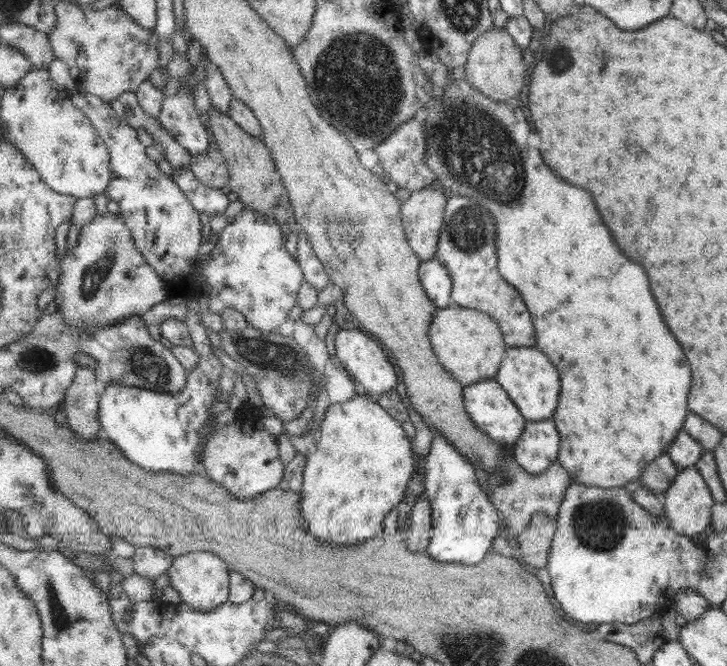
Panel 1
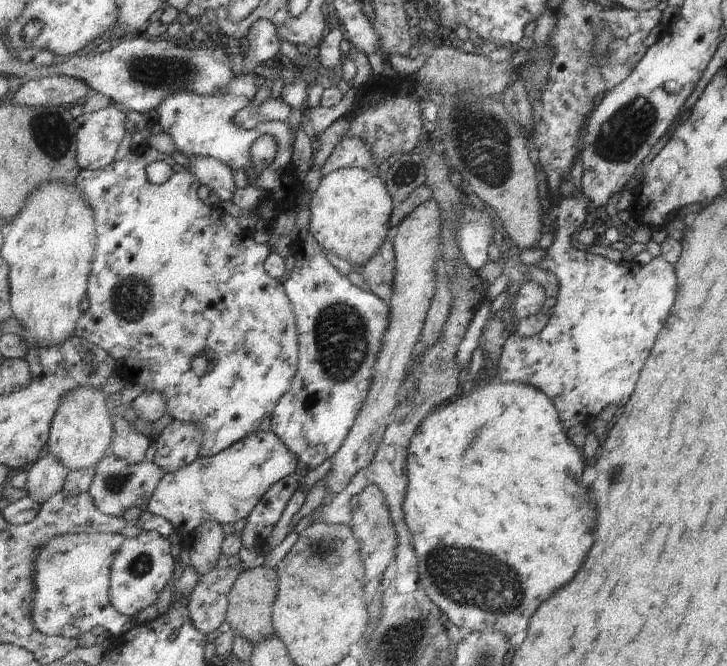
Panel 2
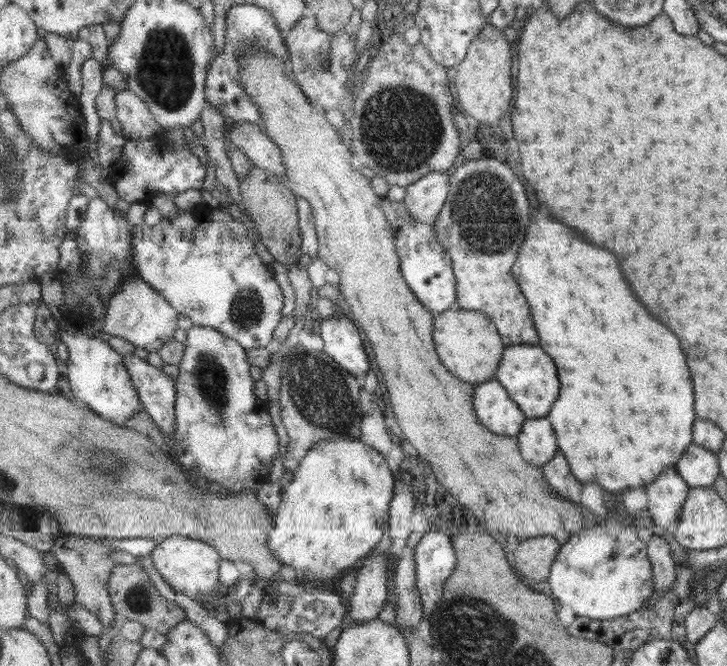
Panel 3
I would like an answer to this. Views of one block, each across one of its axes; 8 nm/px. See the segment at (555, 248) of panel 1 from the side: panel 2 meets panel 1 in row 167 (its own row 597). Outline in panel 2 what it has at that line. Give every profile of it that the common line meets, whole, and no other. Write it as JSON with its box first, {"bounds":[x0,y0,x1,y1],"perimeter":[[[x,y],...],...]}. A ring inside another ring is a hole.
{"bounds":[403,382,595,636],"perimeter":[[[491,382],[483,388],[479,387],[468,396],[456,397],[454,400],[435,410],[417,428],[416,435],[409,446],[407,463],[407,496],[403,504],[405,520],[411,534],[413,546],[417,552],[421,586],[429,594],[429,598],[441,608],[448,620],[461,631],[503,632],[507,636],[515,636],[517,632],[525,632],[529,628],[531,616],[537,612],[543,600],[547,600],[557,588],[565,586],[579,572],[583,560],[587,558],[591,544],[595,544],[595,536],[591,542],[591,526],[595,528],[595,508],[591,508],[589,490],[587,498],[581,498],[577,490],[583,490],[581,478],[585,472],[583,450],[567,438],[568,431],[561,422],[560,412],[545,392],[530,384]]]}

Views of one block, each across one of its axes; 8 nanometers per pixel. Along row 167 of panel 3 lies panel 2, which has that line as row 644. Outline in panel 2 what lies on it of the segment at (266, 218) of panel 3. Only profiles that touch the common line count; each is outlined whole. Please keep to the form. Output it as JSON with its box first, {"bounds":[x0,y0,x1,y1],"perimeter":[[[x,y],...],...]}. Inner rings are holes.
{"bounds":[227,567,280,646],"perimeter":[[[257,567],[243,572],[229,593],[227,621],[231,629],[249,640],[253,646],[263,644],[267,638],[277,635],[273,622],[273,606],[280,591],[280,576],[276,568]]]}

